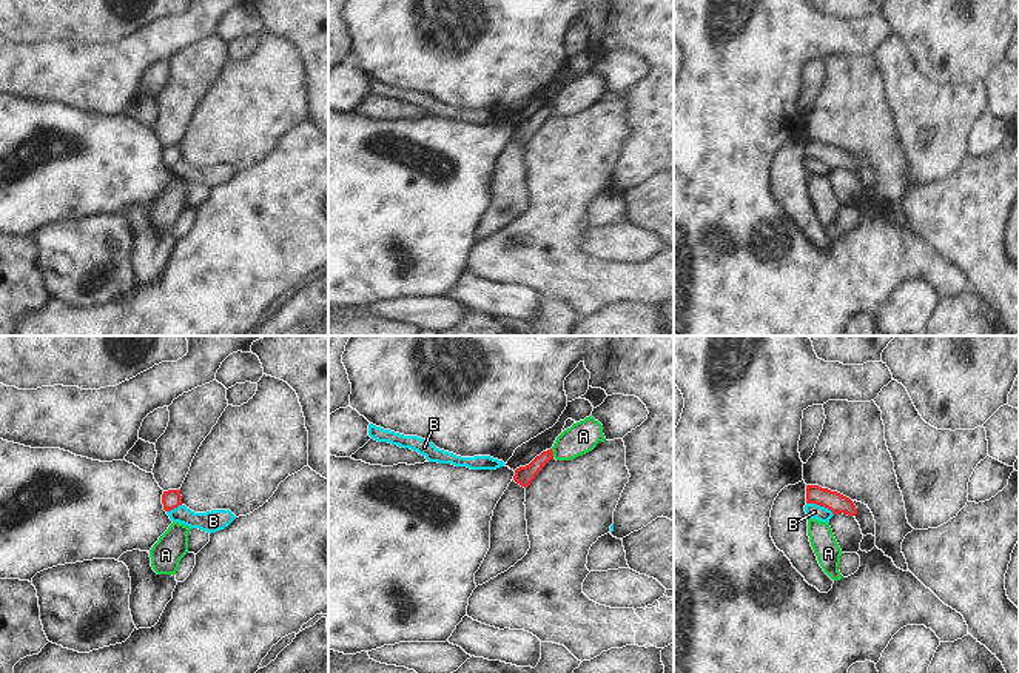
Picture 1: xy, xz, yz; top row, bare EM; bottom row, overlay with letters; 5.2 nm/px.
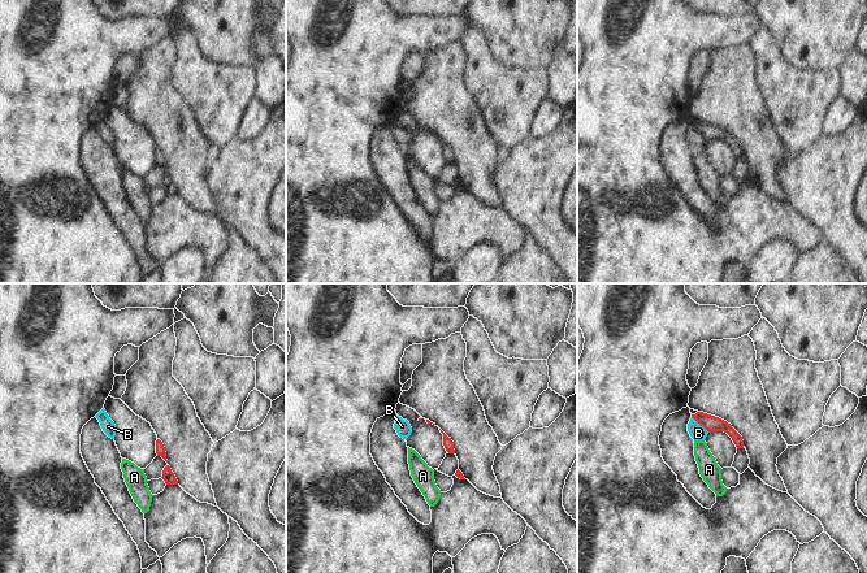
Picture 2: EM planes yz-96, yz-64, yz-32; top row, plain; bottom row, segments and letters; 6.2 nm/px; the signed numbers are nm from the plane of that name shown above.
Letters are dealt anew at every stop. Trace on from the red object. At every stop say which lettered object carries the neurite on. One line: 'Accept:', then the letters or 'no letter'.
Accept: no letter

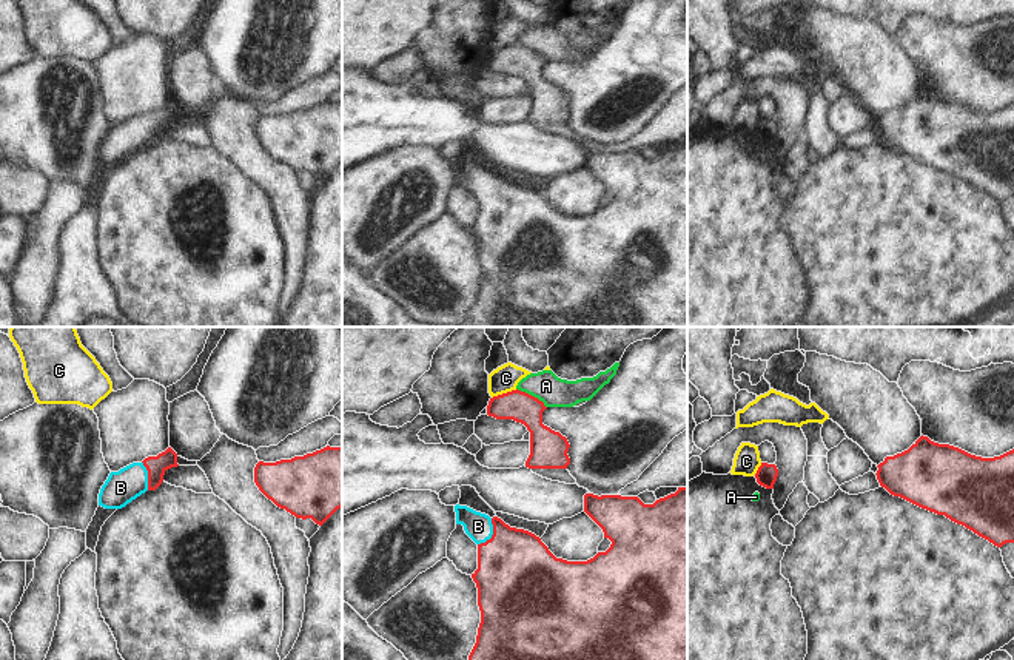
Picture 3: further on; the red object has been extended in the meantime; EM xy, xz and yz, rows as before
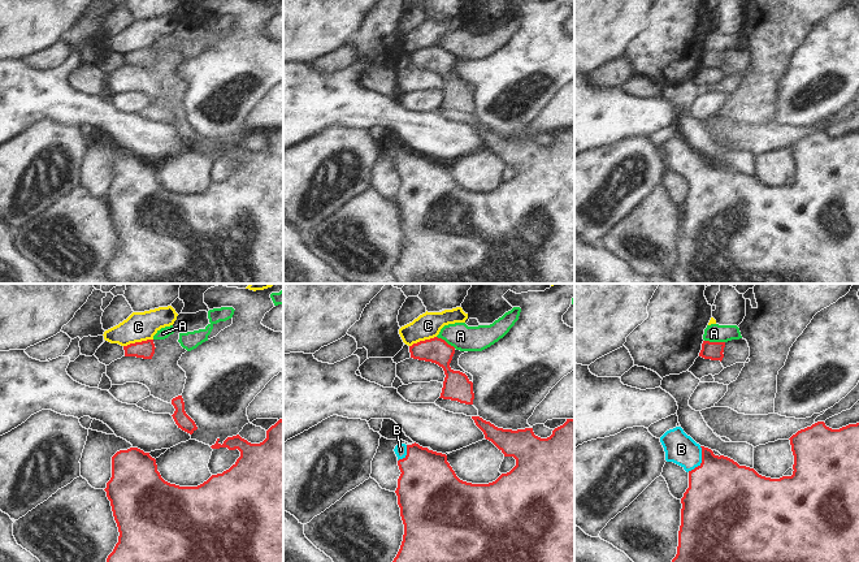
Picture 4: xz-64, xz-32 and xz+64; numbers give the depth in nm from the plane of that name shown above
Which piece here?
Accept: B

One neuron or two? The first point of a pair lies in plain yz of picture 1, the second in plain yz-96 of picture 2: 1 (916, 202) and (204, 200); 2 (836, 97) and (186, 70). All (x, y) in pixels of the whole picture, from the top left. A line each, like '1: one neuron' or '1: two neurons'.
1: two neurons
2: two neurons

